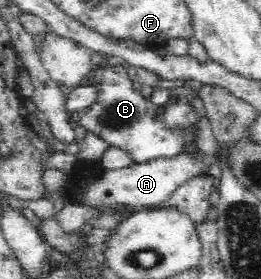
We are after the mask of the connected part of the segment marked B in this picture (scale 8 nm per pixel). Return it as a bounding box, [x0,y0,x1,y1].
[82,63,182,164]

